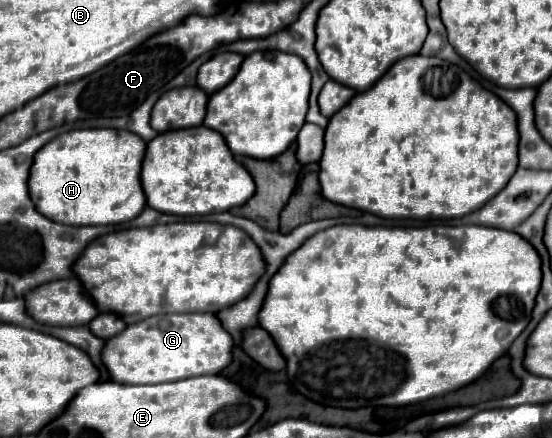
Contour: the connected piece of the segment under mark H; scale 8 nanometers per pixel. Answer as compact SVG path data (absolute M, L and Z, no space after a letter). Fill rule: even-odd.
M113 128L71 130L45 144L31 166L29 194L35 208L69 226L125 224L137 218L147 200L139 172L147 144L133 132Z

